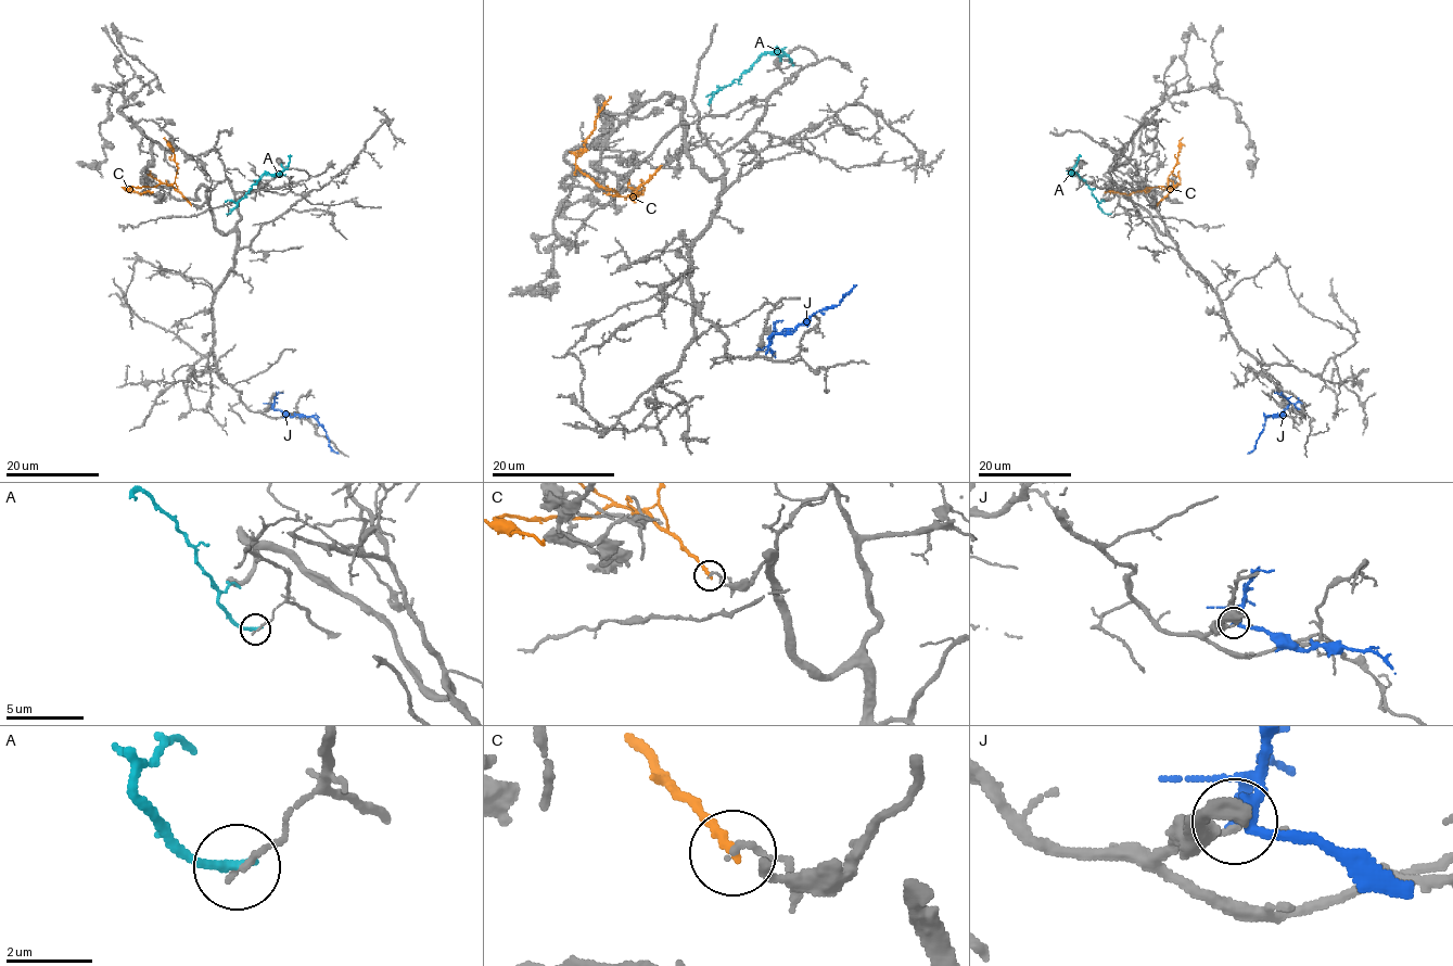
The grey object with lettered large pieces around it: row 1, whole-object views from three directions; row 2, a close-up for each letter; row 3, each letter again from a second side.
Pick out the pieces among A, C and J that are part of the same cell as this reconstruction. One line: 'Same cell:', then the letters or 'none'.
Same cell: none

